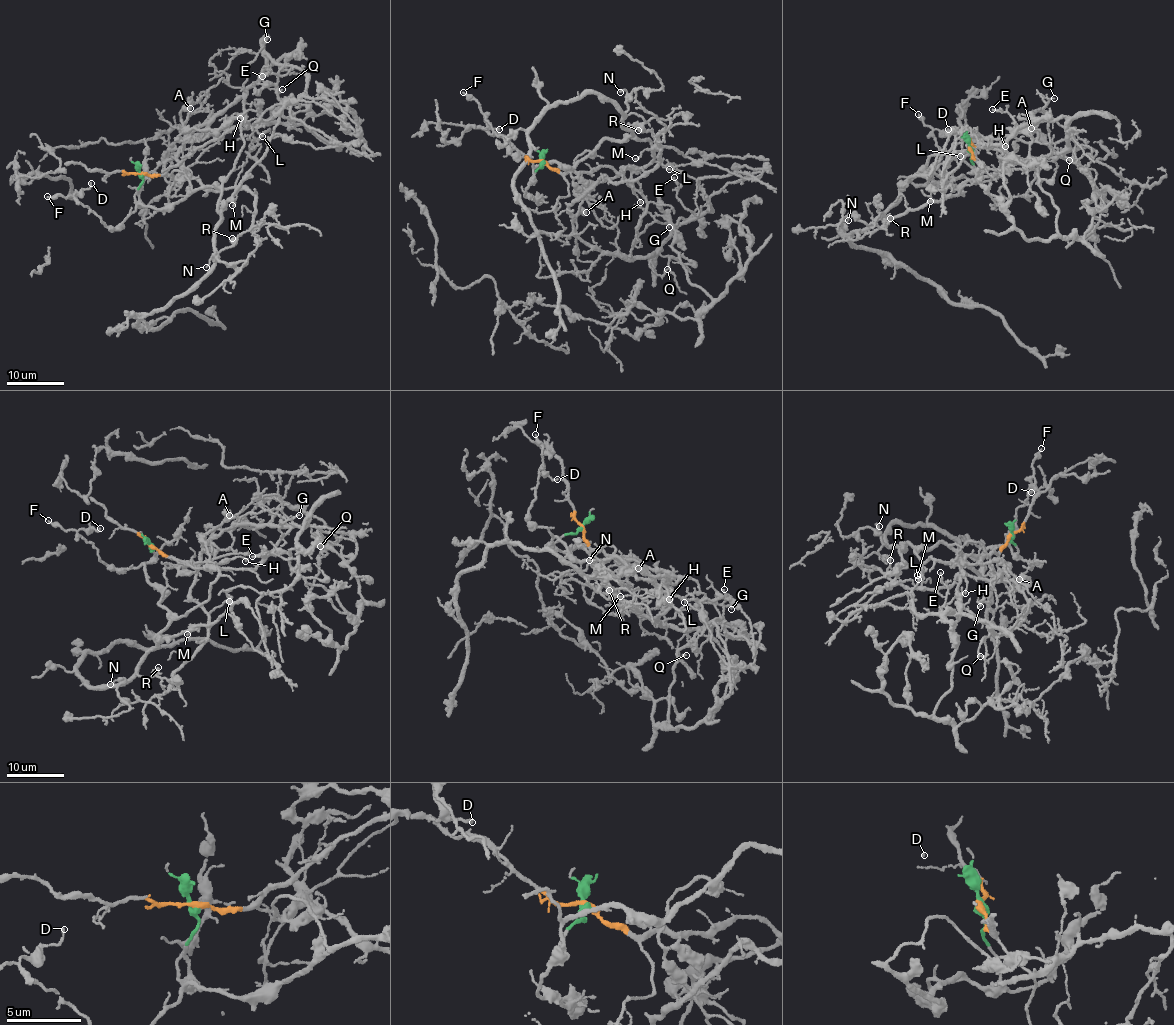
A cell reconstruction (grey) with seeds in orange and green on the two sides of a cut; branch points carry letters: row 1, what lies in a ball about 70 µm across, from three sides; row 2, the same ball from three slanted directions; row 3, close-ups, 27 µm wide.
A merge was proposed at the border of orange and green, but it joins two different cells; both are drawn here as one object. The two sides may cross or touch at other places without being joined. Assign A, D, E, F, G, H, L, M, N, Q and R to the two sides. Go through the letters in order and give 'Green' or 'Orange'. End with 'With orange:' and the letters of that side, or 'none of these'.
A: Green
D: Green
E: Orange
F: Green
G: Orange
H: Green
L: Orange
M: Green
N: Green
Q: Orange
R: Green
With orange: E, G, L, Q

